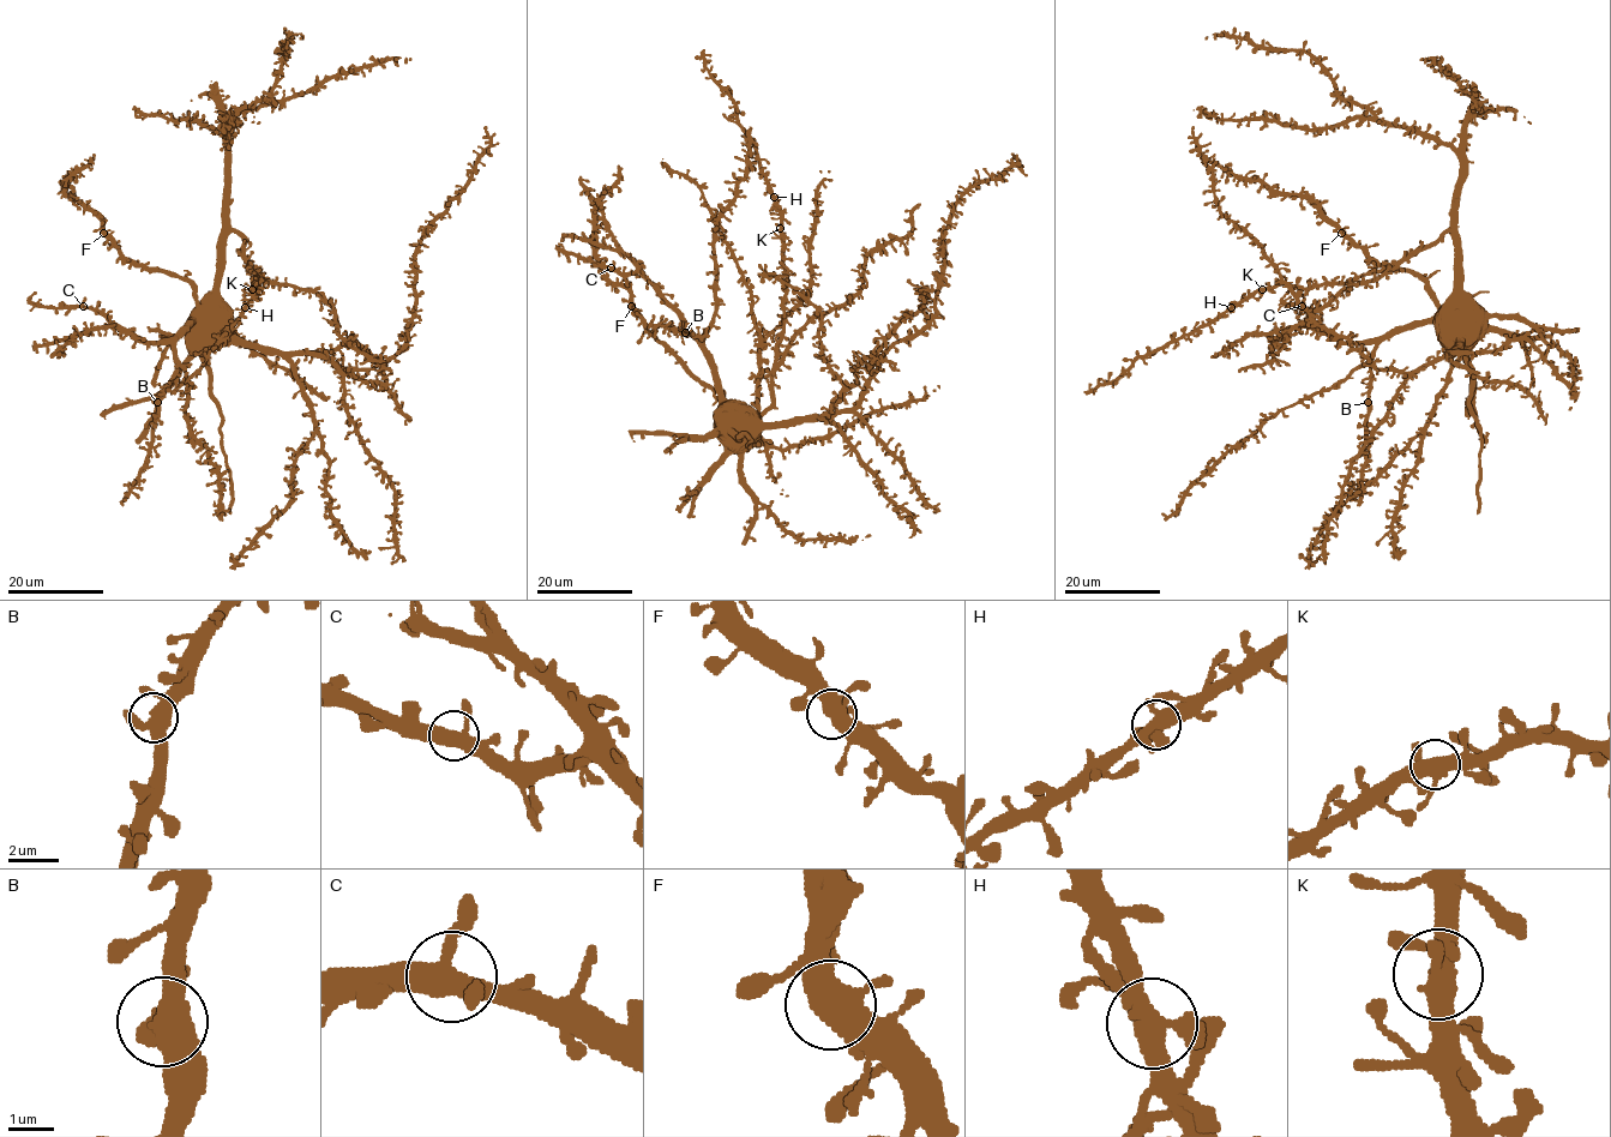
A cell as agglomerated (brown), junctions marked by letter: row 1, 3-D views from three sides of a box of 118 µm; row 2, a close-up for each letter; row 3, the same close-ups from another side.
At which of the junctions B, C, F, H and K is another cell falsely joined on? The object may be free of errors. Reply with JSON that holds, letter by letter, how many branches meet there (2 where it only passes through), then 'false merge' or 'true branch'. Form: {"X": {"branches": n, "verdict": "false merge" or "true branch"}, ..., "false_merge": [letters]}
{"B": {"branches": 4, "verdict": "true branch"}, "C": {"branches": 4, "verdict": "true branch"}, "F": {"branches": 4, "verdict": "true branch"}, "H": {"branches": 4, "verdict": "true branch"}, "K": {"branches": 4, "verdict": "true branch"}, "false_merge": []}

